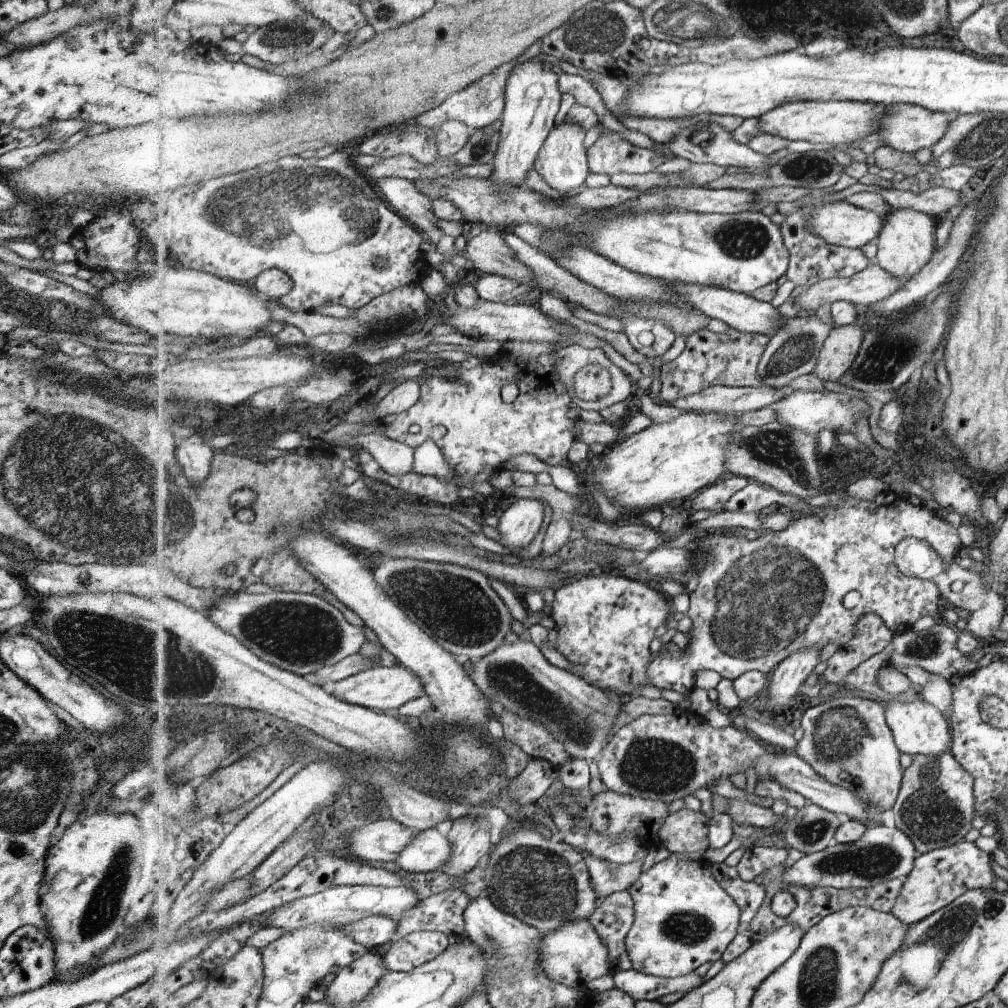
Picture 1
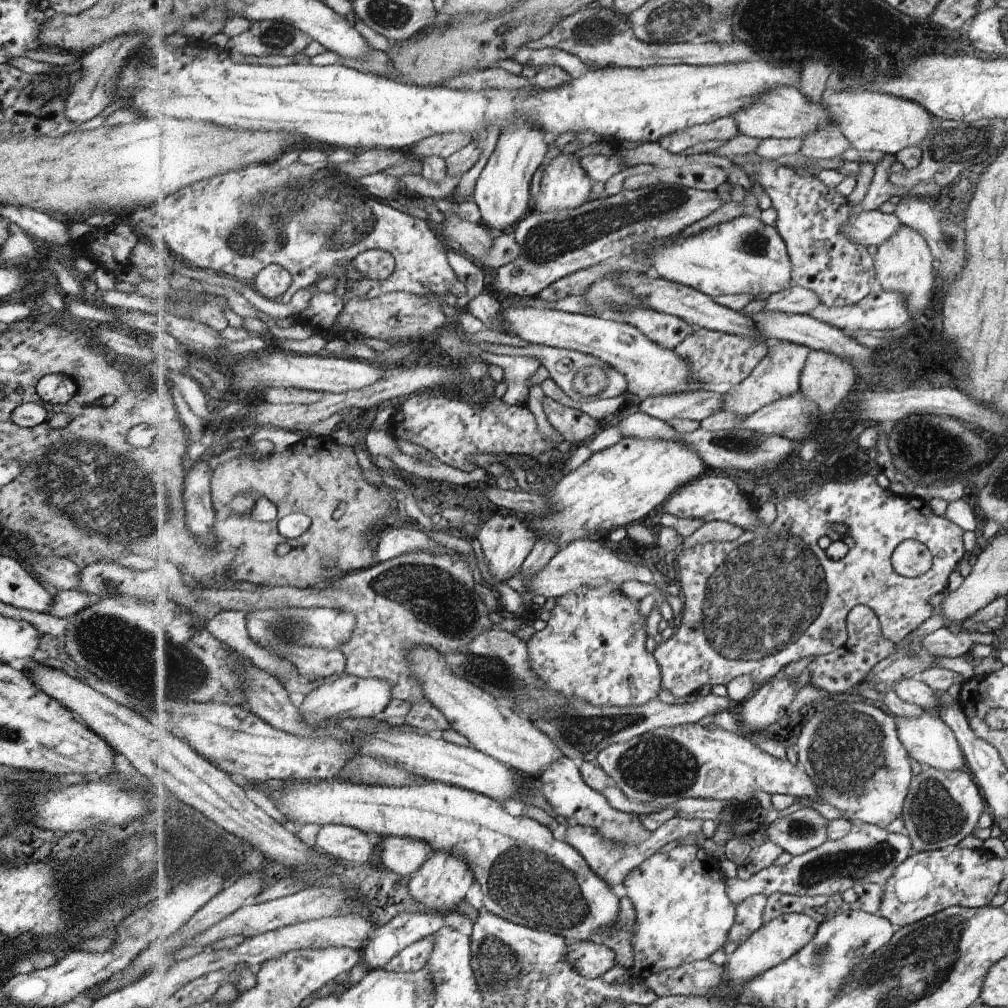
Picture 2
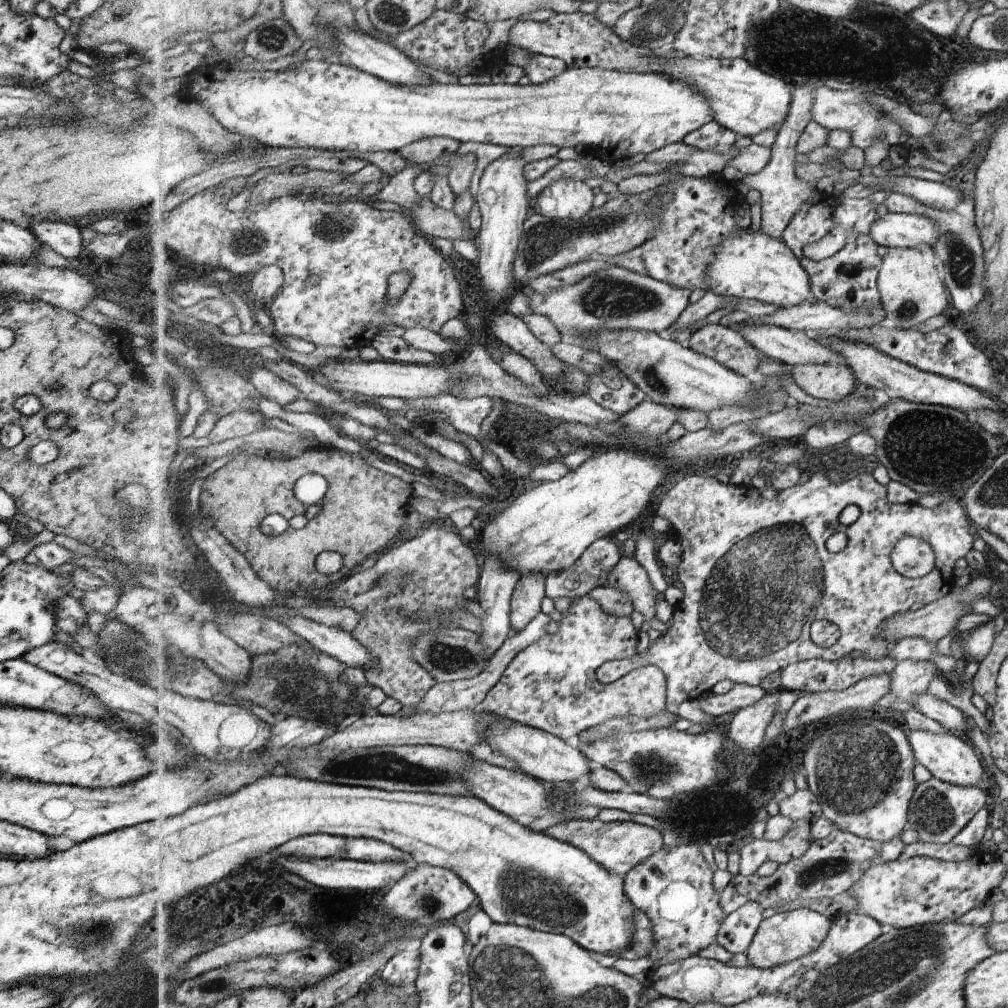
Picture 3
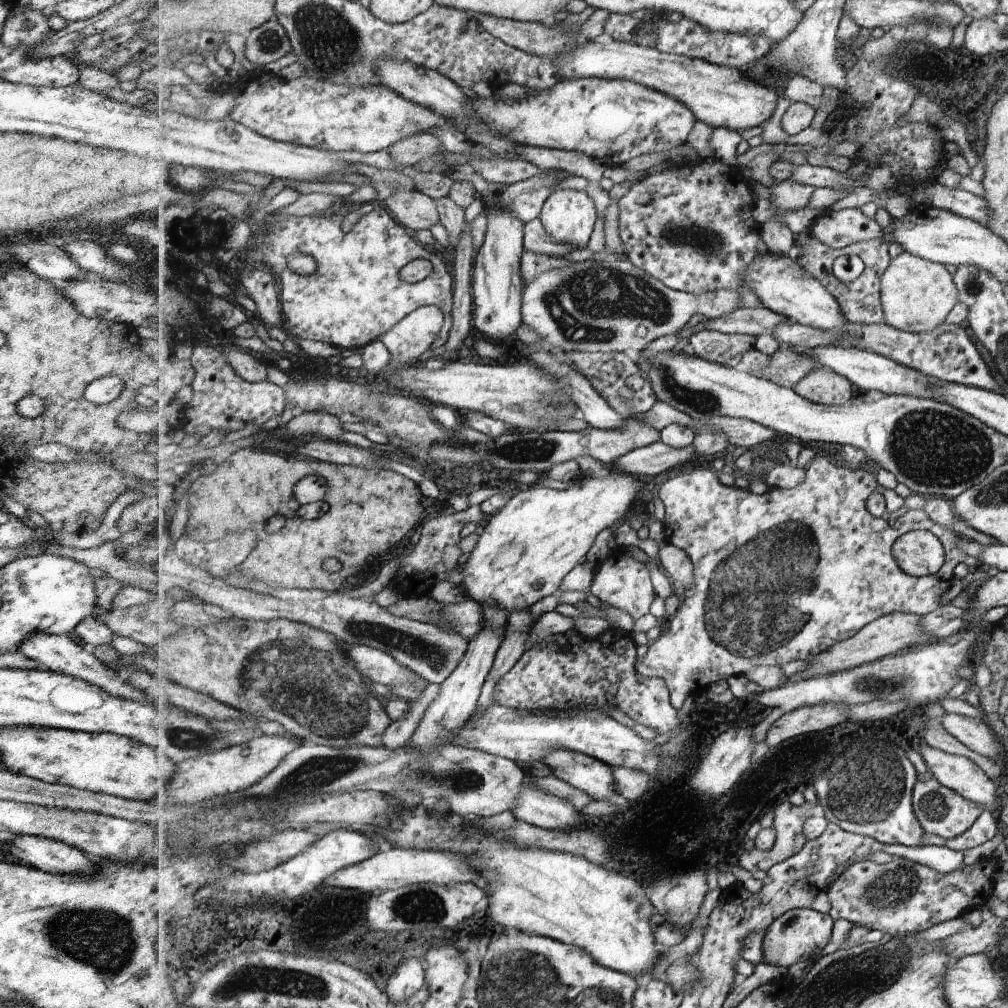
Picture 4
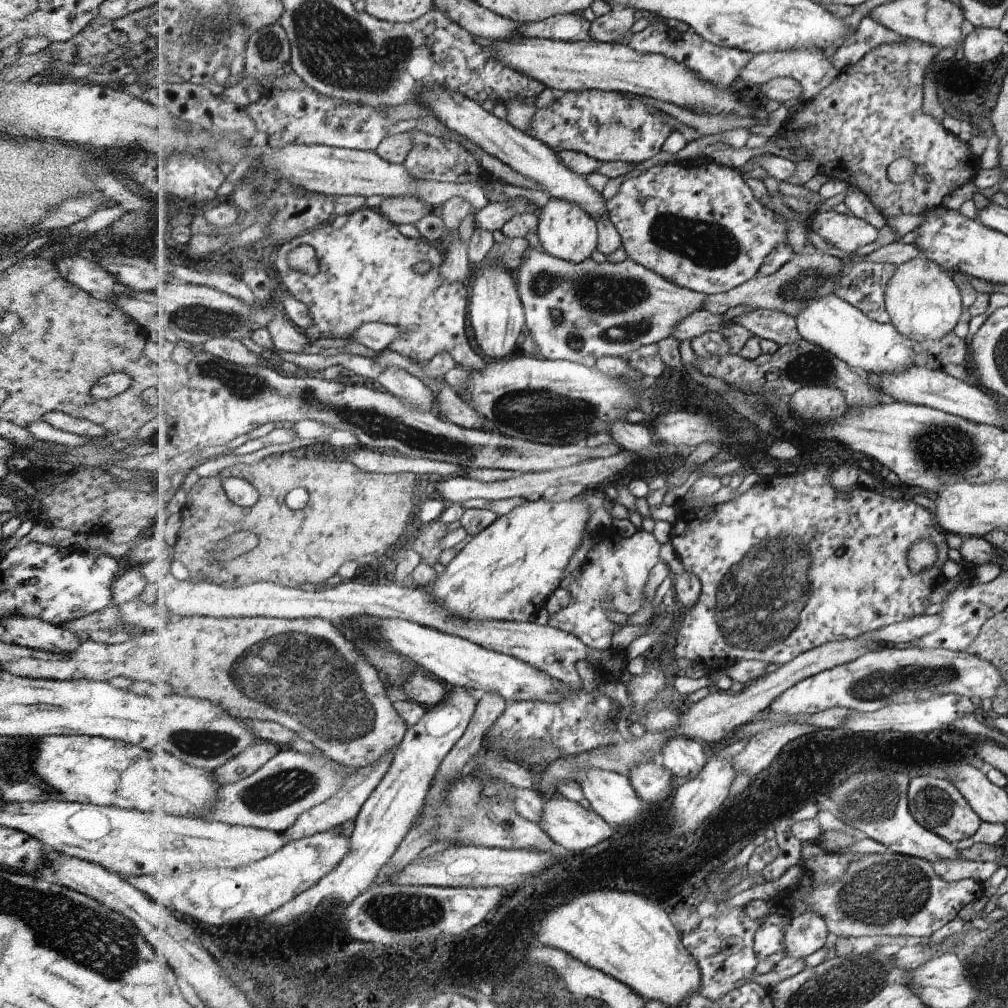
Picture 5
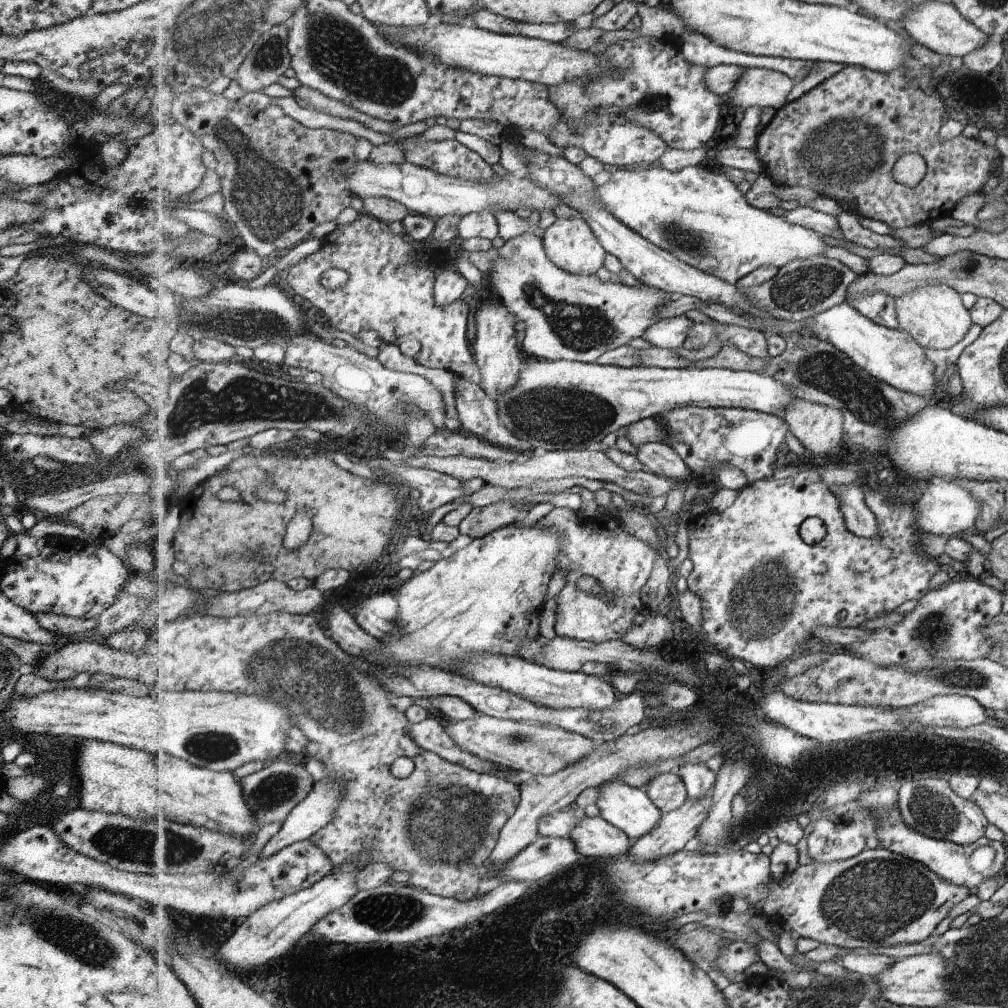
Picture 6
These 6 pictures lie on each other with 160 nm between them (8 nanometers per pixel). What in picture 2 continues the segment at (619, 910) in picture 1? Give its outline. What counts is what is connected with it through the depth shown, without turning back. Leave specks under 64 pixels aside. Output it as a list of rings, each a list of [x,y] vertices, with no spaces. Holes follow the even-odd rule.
[[[628,895],[620,898],[620,906],[621,913],[618,914],[617,924],[610,930],[599,929],[592,940],[611,947],[616,952],[616,964],[631,973],[631,966],[634,964],[632,938],[635,932],[636,910]]]

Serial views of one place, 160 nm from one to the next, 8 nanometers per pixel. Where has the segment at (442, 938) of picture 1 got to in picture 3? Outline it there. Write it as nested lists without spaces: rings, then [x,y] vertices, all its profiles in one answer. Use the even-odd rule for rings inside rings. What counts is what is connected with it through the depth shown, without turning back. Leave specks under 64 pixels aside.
[[[420,949],[411,952],[401,952],[381,972],[383,978],[394,985],[415,985],[420,975],[420,960],[422,952]]]

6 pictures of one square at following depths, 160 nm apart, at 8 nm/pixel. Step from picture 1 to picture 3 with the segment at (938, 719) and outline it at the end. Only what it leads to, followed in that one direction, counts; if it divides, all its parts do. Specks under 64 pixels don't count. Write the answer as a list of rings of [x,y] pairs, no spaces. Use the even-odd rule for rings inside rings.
[[[917,730],[910,732],[908,736],[911,746],[914,747],[914,755],[917,762],[924,766],[932,776],[945,782],[961,786],[986,786],[986,770],[977,750],[967,738],[961,735],[945,731],[943,734],[930,730]]]

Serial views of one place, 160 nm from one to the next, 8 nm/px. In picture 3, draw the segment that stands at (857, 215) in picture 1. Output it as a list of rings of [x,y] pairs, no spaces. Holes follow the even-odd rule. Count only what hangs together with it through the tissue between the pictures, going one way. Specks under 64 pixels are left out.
[[[888,212],[877,219],[870,234],[878,245],[892,248],[913,248],[934,244],[940,237],[938,223],[928,216],[912,215],[905,212]]]

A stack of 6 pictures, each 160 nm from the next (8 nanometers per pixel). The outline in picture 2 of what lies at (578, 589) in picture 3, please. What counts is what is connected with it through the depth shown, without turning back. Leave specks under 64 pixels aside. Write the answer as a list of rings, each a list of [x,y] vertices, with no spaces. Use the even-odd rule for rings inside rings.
[[[588,539],[574,541],[561,549],[545,569],[531,575],[528,579],[520,570],[508,580],[508,586],[519,594],[530,590],[533,595],[557,599],[583,586],[599,587],[608,583],[621,585],[623,582],[637,580],[651,584],[653,580],[651,568],[621,560],[617,554],[605,548],[599,541],[601,542],[601,540],[593,542]]]

